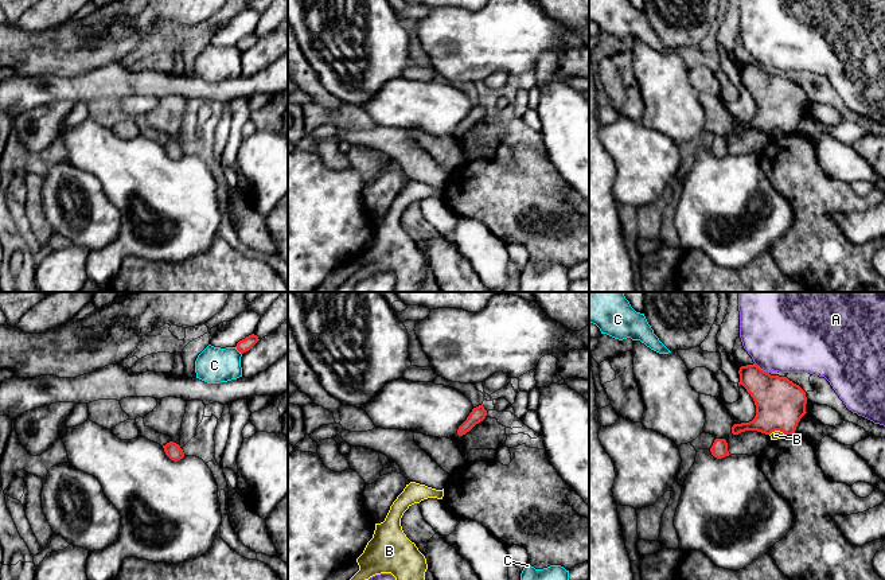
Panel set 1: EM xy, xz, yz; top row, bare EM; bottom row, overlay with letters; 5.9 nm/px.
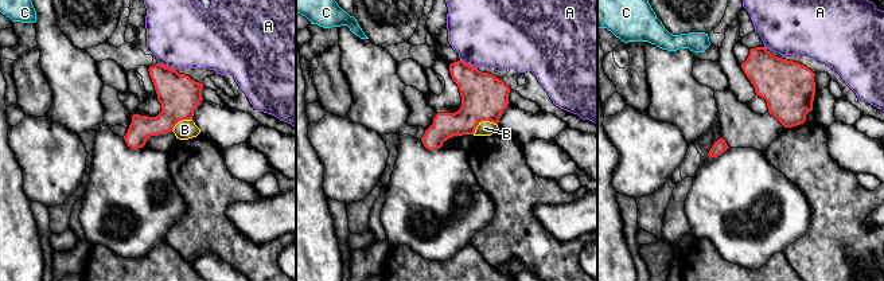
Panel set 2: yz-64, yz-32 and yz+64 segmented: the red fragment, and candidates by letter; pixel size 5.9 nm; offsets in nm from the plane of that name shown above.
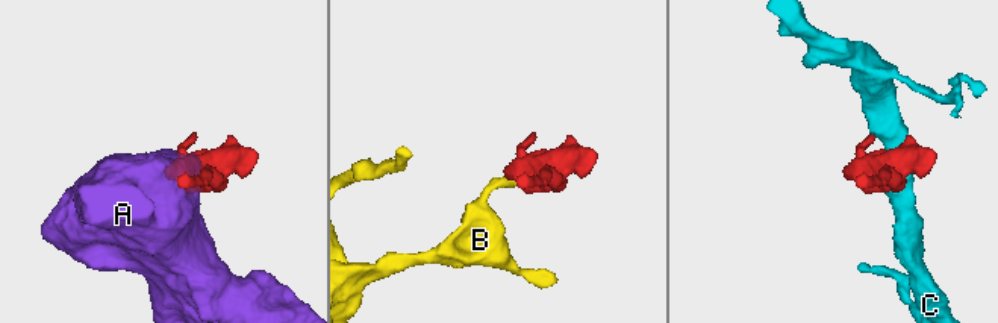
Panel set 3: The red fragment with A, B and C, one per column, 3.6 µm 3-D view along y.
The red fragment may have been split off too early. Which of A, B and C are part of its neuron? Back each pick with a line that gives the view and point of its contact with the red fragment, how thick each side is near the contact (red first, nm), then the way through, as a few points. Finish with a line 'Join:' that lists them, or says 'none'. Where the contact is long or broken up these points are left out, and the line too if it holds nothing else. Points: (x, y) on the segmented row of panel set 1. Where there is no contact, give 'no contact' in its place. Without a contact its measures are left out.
Join: none

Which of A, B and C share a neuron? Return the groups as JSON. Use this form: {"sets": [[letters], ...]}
{"sets": [["A"], ["B"], ["C"]]}

